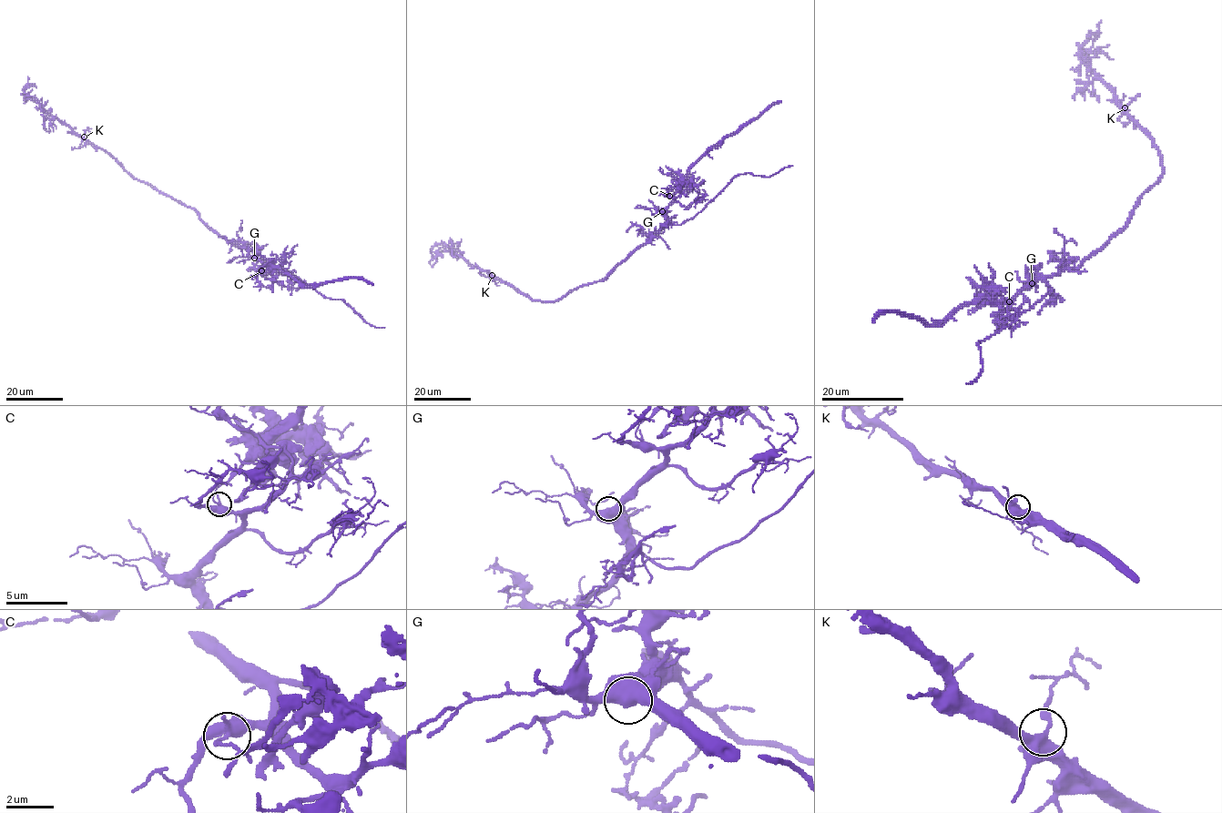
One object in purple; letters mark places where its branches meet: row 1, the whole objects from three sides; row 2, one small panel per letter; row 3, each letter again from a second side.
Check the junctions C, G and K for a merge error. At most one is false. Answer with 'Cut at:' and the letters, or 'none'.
Cut at: C

